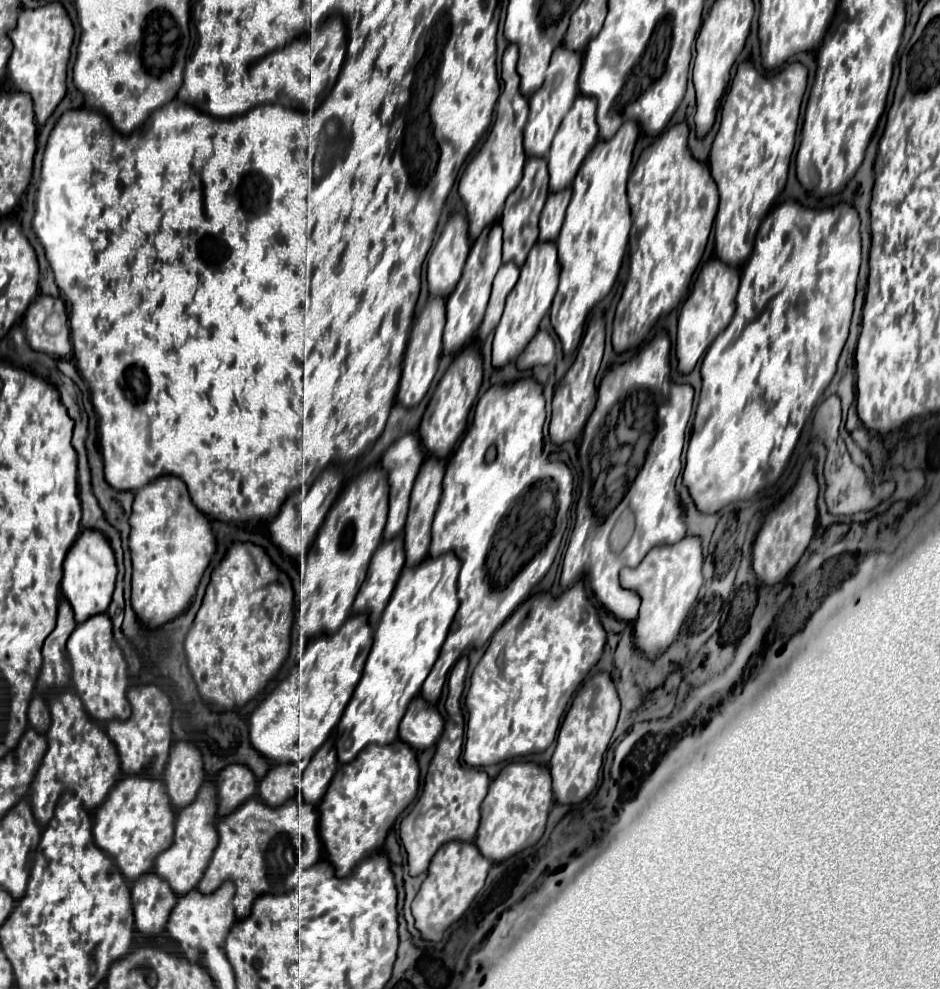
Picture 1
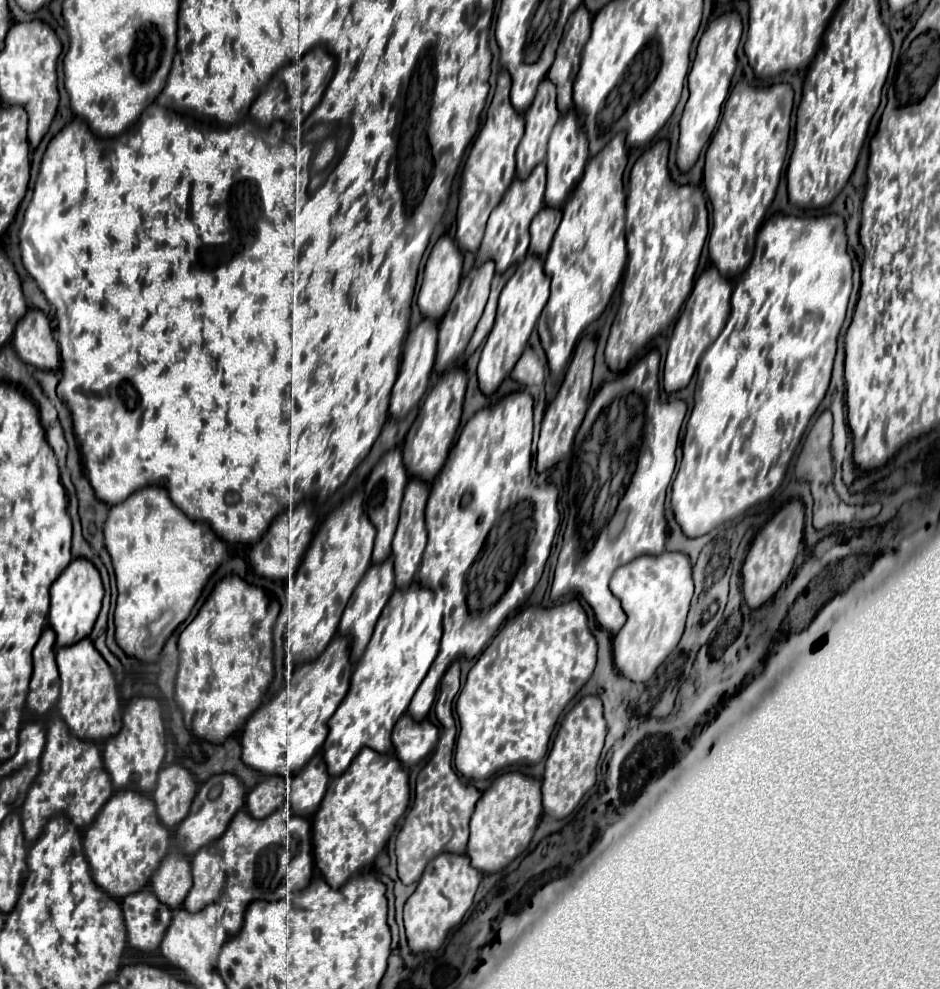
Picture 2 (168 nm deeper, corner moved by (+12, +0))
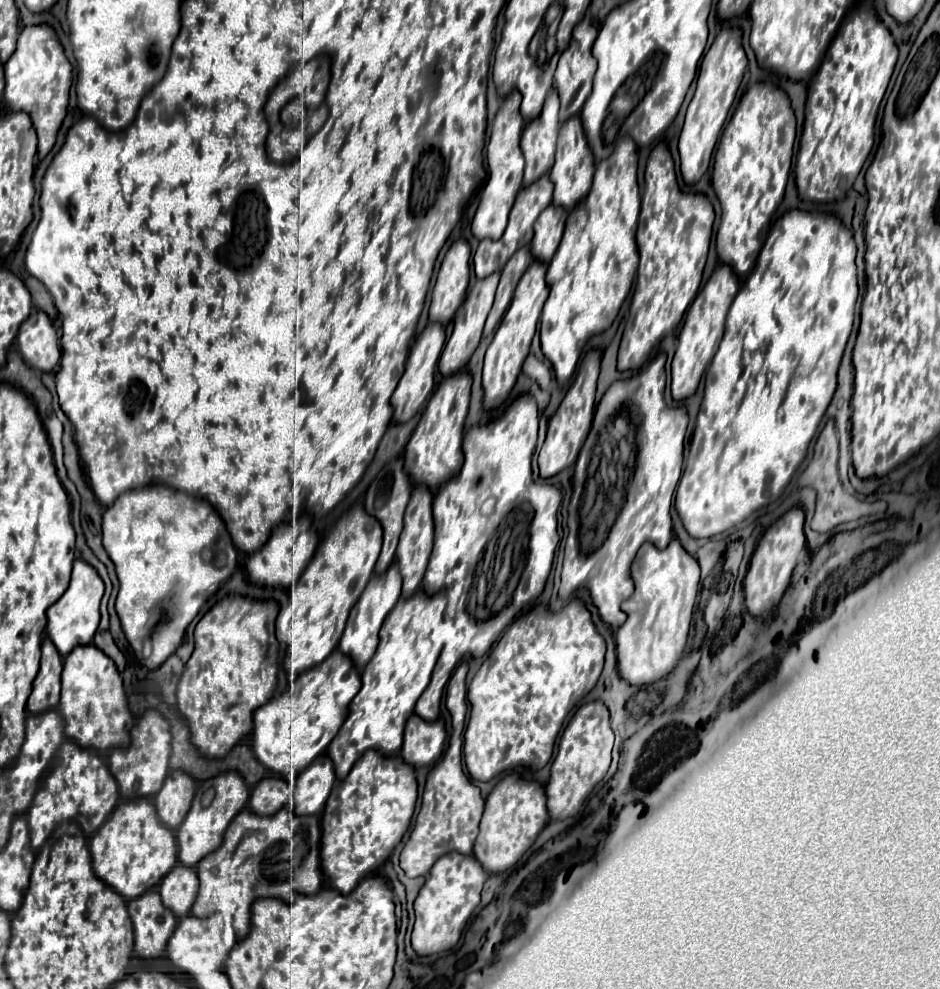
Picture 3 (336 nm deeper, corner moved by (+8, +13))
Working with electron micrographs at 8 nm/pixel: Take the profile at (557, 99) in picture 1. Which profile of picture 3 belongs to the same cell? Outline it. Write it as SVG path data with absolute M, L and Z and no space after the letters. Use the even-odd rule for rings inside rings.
M552 89L544 101L544 107L536 119L532 119L522 133L522 153L526 159L524 185L530 185L540 175L544 175L554 163L556 135L558 135L558 93Z

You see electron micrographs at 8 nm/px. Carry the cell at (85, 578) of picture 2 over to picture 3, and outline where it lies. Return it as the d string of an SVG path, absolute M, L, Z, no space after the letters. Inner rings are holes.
M84 559L74 561L72 577L64 595L48 609L48 627L46 635L52 639L60 655L68 655L76 645L92 643L92 637L100 623L100 599L104 595L104 581L98 571Z

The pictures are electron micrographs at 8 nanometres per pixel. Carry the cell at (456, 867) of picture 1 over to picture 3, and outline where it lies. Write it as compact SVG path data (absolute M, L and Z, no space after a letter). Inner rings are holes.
M450 851L442 855L430 869L426 883L422 885L416 901L414 901L414 929L412 929L412 947L418 955L432 955L454 947L460 939L460 933L480 903L480 891L488 873L484 873L482 865L474 855L462 855Z

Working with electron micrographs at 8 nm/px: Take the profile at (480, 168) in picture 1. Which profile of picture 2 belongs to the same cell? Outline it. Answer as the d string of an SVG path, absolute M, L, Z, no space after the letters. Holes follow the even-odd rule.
M502 70L498 76L496 94L494 94L492 104L486 114L486 124L482 126L480 134L476 136L476 140L472 144L472 150L468 154L464 174L462 174L460 206L458 206L458 232L456 232L458 246L462 252L472 252L472 254L478 252L490 212L500 204L508 186L516 178L514 152L522 140L522 134L524 134L524 116L518 114L510 104L510 76L506 70Z

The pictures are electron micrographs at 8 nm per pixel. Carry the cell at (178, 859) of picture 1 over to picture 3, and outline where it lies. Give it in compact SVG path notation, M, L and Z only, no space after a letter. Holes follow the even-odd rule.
M178 863L158 885L160 897L172 913L178 917L184 917L184 913L190 913L192 901L196 899L198 889L198 875L194 867L186 867Z

